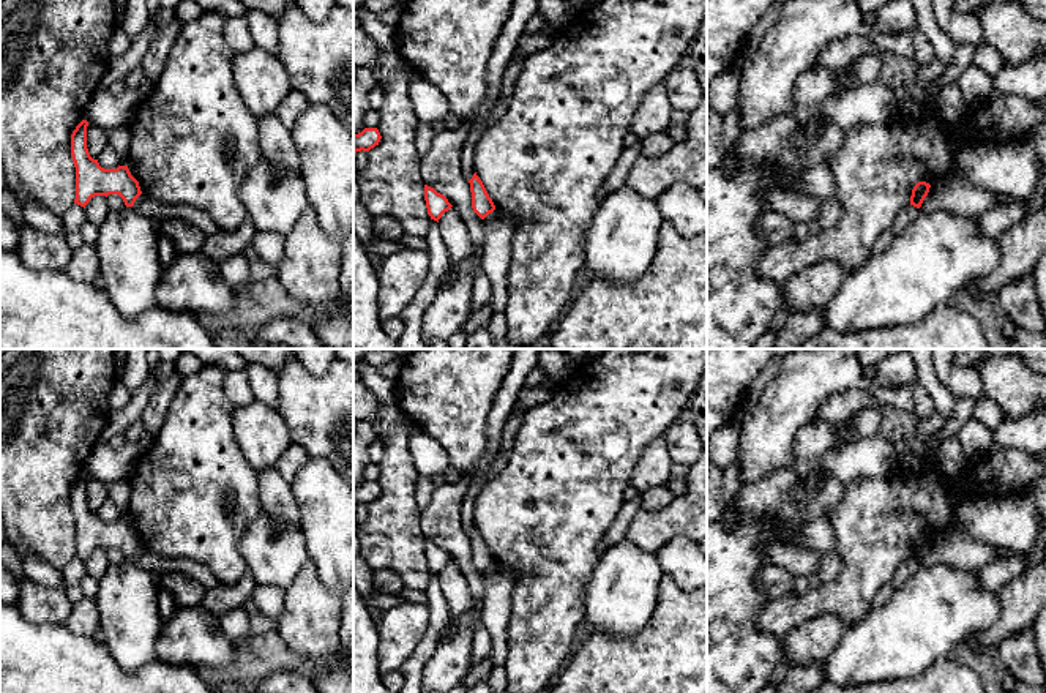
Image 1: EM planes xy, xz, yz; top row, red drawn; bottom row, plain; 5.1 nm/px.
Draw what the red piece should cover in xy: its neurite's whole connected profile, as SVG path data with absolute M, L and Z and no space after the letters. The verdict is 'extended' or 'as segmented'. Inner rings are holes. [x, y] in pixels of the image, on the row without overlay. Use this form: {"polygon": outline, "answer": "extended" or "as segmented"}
{"polygon": "M82 474L71 488L71 510L76 521L74 557L85 562L95 549L118 548L126 560L133 560L142 548L139 535L131 529L128 519L104 523L93 513L87 502L87 480Z", "answer": "as segmented"}

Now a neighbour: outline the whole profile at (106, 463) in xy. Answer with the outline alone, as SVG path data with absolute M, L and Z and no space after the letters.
M137 420L125 431L125 445L114 448L109 442L99 440L87 459L85 474L106 485L117 480L129 480L144 458L139 444L144 433L144 423Z

